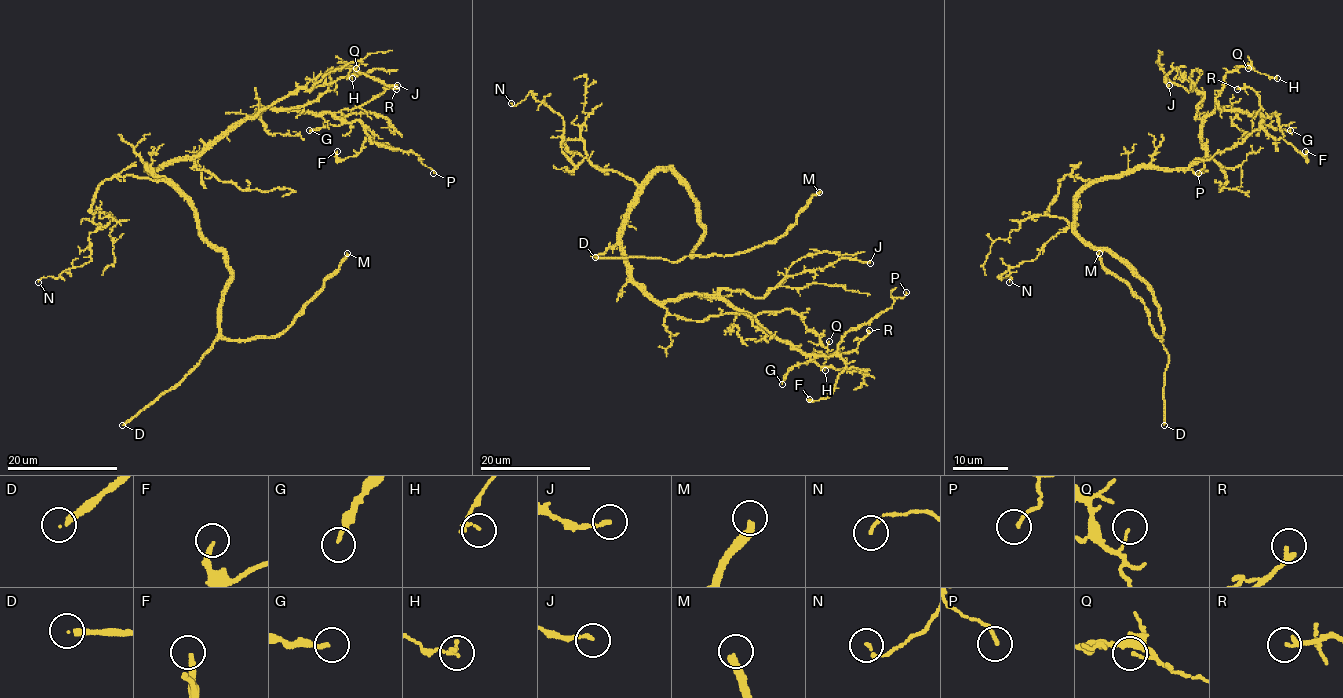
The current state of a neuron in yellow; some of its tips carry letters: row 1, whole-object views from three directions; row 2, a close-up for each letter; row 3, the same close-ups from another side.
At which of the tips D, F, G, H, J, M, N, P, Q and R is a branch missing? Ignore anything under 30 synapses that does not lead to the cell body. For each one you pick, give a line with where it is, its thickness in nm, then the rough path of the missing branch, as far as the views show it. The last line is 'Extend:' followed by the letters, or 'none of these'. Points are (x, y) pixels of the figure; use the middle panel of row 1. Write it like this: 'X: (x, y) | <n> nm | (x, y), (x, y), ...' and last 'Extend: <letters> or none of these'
D: (595, 257) | 190 nm | (595, 257), (563, 257), (548, 252), (530, 227), (495, 194), (502, 176), (488, 141)
M: (819, 192) | 340 nm
Extend: D, M

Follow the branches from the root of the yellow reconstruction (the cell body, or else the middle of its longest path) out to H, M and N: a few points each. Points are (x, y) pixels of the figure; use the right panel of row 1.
H: (1122, 171), (1202, 162), (1208, 153), (1201, 125), (1221, 108), (1216, 96), (1224, 75), (1252, 67), (1277, 78)
M: (1122, 171), (1093, 180), (1080, 193), (1075, 232), (1115, 254), (1147, 286), (1162, 339), (1144, 302), (1099, 253)
N: (1122, 171), (1095, 181), (1067, 174), (1060, 180), (1047, 213), (1071, 226), (1034, 260), (998, 277), (1009, 282)

